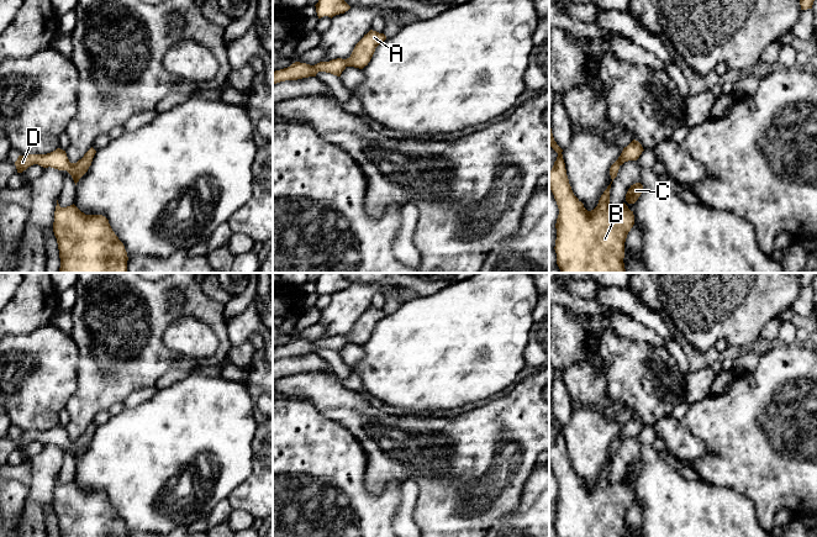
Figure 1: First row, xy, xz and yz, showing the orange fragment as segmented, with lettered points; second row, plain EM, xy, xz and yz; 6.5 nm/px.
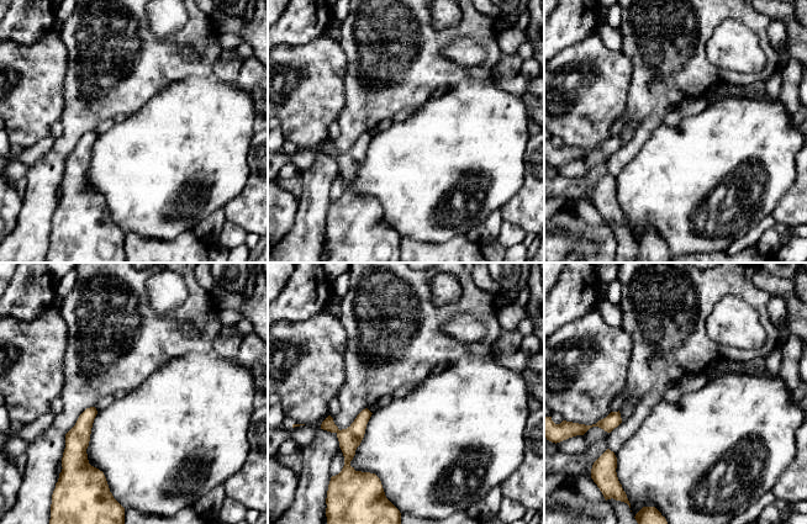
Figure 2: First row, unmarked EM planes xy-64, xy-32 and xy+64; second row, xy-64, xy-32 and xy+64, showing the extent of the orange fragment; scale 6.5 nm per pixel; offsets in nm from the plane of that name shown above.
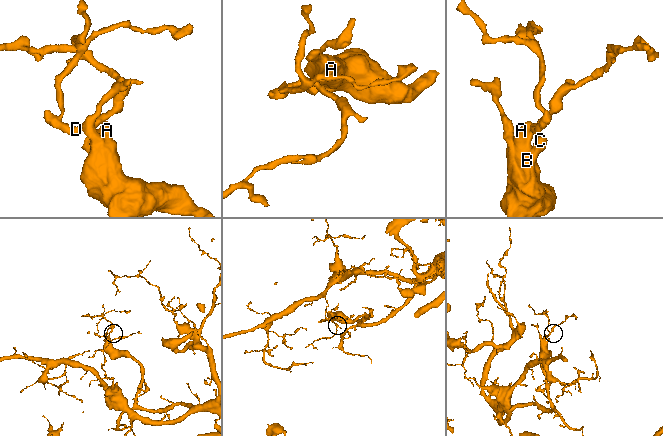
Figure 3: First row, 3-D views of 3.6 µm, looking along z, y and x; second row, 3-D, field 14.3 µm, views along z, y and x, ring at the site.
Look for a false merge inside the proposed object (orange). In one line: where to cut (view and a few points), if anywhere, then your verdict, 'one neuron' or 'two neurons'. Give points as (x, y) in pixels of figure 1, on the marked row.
no cut | one neuron

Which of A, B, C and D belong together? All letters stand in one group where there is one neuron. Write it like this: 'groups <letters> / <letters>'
groups A B C D

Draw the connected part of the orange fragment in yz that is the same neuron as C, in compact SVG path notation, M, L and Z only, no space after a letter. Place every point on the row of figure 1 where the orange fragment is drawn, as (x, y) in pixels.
M636 183L631 185L631 188L628 189L626 194L626 201L628 204L634 204L641 196L642 191L643 191L643 185L641 183Z

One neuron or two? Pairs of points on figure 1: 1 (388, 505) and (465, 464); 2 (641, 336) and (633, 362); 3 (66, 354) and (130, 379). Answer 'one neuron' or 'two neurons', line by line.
1: two neurons
2: two neurons
3: two neurons

